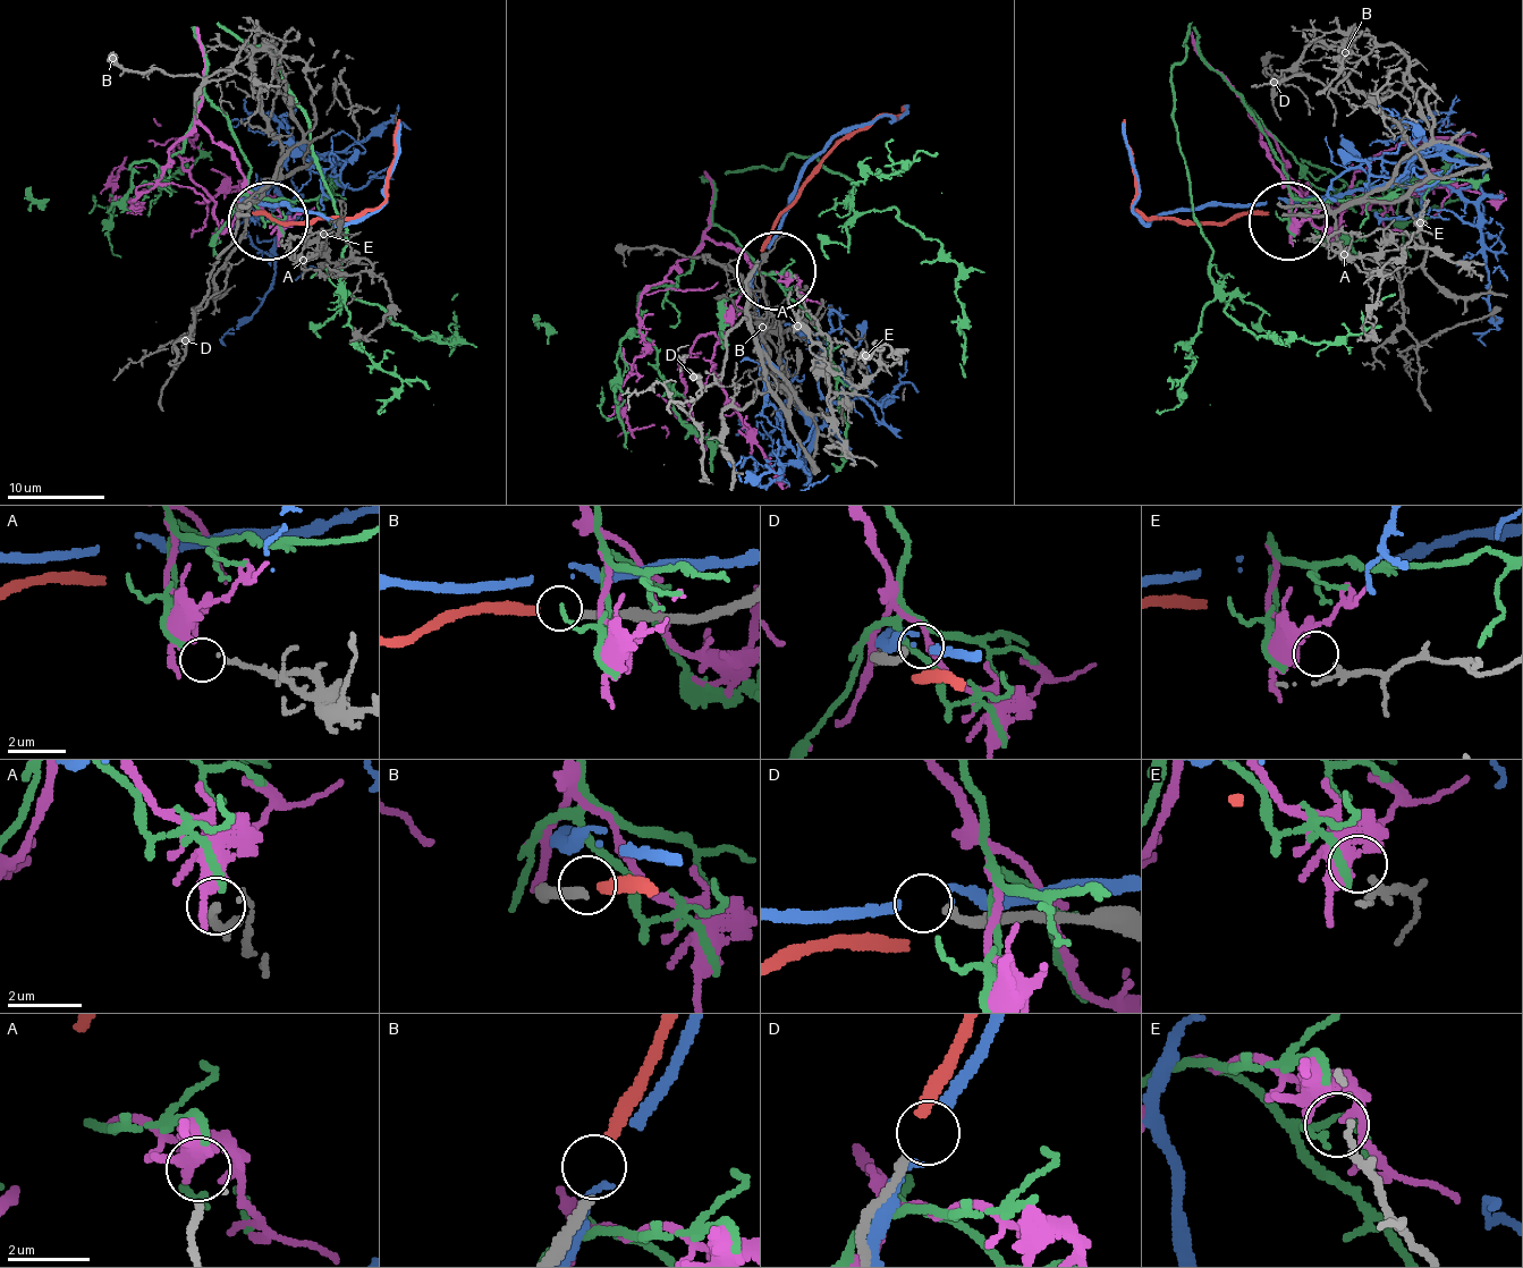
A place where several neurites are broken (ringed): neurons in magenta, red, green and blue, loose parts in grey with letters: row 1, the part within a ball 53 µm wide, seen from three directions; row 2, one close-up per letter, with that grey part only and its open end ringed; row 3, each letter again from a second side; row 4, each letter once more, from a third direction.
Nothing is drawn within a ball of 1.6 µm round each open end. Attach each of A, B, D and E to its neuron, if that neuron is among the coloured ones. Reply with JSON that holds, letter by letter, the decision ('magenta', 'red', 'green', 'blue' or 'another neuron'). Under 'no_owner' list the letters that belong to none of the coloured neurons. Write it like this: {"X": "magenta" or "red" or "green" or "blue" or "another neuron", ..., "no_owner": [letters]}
{"A": "green", "B": "red", "D": "another neuron", "E": "magenta", "no_owner": ["D"]}

